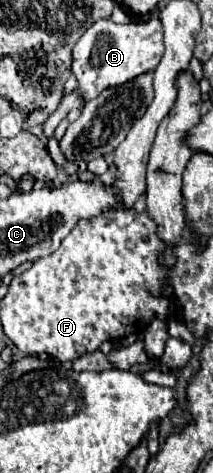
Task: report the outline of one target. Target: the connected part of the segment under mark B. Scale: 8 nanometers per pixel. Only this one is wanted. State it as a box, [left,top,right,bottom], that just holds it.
[72,17,164,103]

